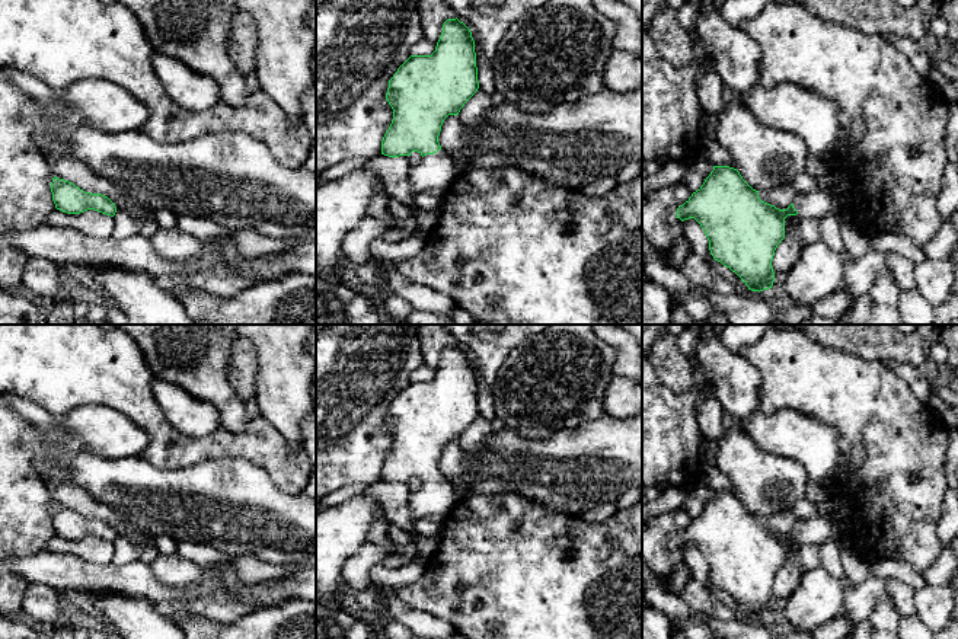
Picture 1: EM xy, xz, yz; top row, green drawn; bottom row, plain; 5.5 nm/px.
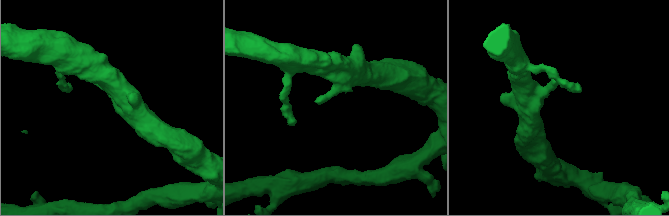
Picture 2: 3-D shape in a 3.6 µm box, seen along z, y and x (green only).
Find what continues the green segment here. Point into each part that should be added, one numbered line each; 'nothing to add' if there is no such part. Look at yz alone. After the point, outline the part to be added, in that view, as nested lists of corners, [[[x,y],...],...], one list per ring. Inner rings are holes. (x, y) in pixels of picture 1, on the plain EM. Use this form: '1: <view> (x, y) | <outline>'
1: yz (817, 530) | [[[814,517],[808,520],[796,521],[793,527],[793,534],[798,537],[798,541],[808,544],[824,544],[831,539],[833,523],[826,517]]]

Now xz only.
1: xz (437, 497) | [[[438,476],[434,480],[427,480],[422,486],[409,495],[408,508],[412,517],[412,521],[427,515],[447,515],[460,493],[456,491],[450,479]]]

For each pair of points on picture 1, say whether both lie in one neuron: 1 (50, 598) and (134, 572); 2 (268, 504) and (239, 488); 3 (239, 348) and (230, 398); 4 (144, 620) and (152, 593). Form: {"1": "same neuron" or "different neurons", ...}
{"1": "different neurons", "2": "same neuron", "3": "different neurons", "4": "different neurons"}

